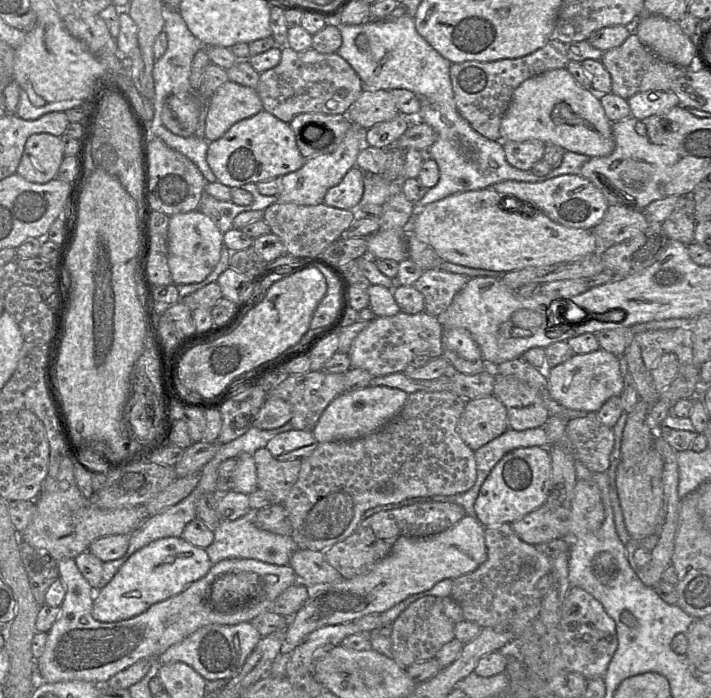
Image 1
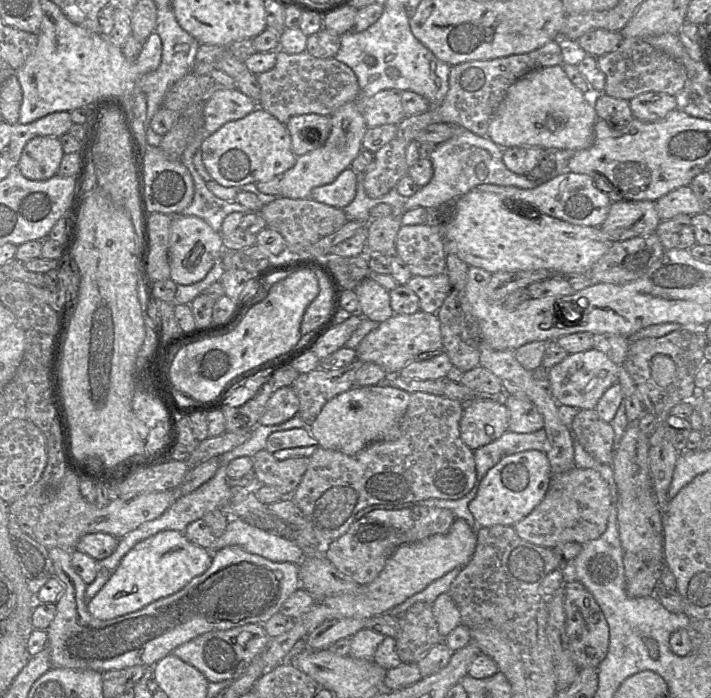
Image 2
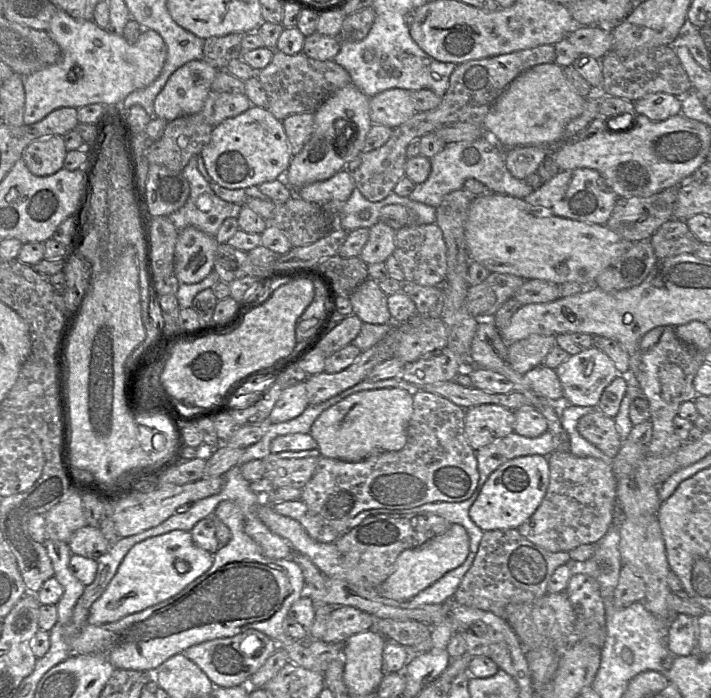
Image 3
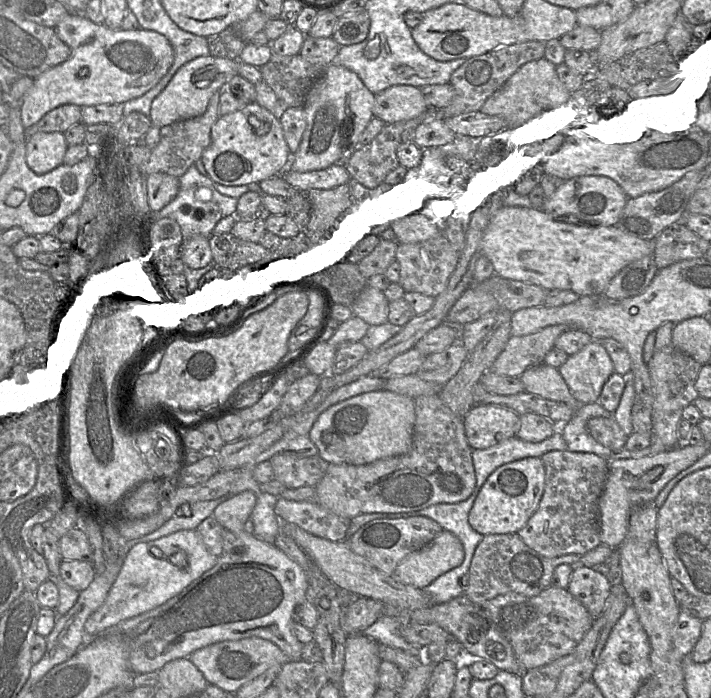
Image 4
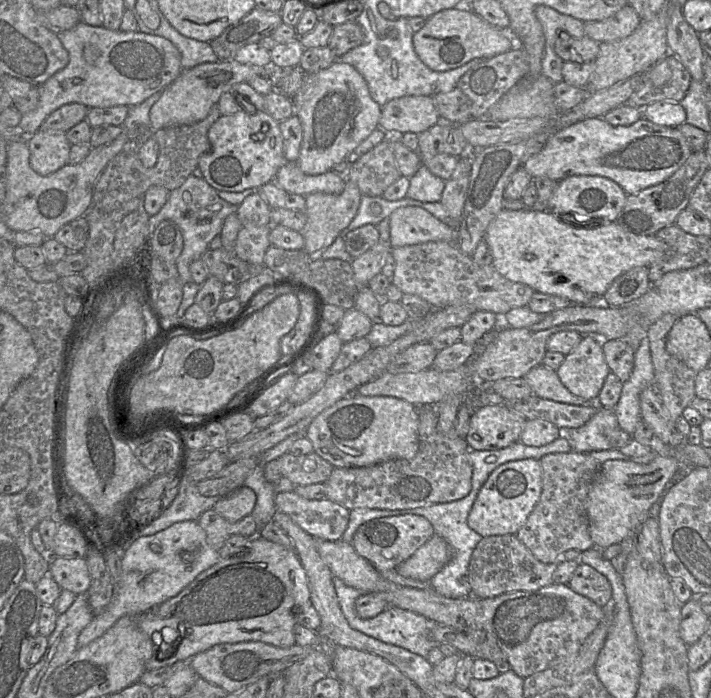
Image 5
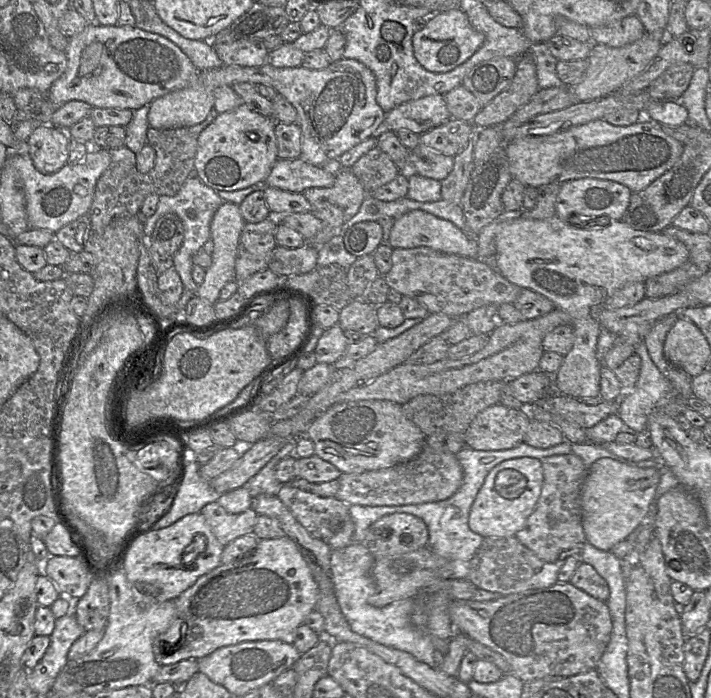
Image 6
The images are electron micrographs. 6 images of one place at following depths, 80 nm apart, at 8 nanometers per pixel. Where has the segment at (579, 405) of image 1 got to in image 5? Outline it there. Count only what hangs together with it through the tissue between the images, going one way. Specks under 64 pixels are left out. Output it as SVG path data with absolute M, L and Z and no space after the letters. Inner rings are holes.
M583 335L578 346L565 356L556 370L562 384L575 396L597 401L610 369L602 350L602 339Z

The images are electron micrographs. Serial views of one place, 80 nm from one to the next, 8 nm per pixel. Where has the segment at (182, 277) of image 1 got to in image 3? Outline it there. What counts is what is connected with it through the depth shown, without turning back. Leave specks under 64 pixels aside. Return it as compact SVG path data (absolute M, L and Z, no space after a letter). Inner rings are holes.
M195 227L178 231L174 254L174 275L180 283L202 281L214 268L219 243L214 236Z

